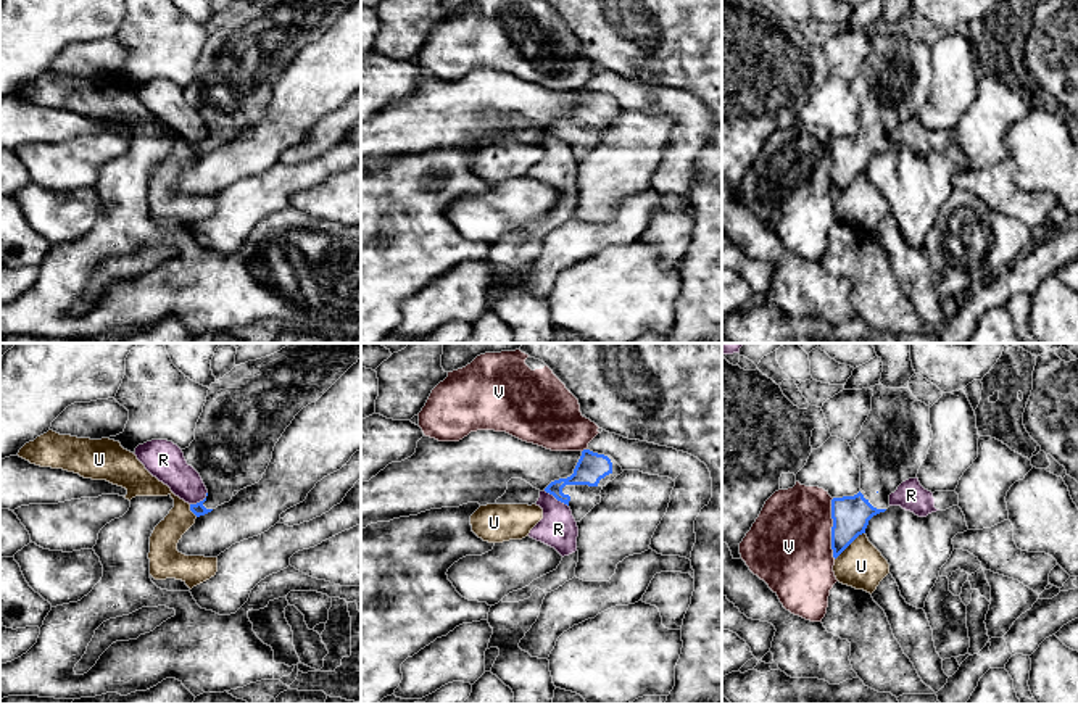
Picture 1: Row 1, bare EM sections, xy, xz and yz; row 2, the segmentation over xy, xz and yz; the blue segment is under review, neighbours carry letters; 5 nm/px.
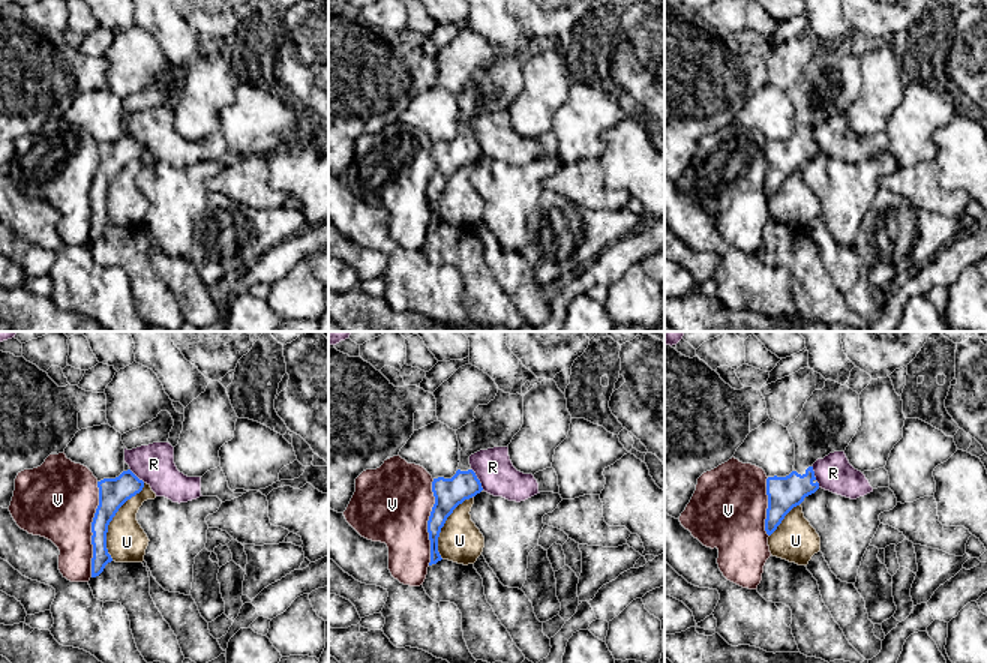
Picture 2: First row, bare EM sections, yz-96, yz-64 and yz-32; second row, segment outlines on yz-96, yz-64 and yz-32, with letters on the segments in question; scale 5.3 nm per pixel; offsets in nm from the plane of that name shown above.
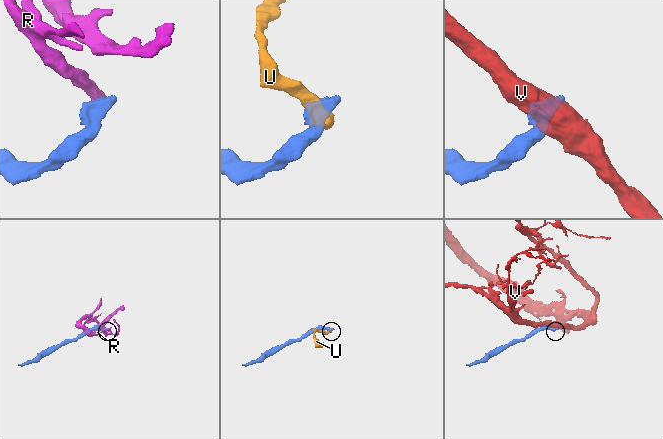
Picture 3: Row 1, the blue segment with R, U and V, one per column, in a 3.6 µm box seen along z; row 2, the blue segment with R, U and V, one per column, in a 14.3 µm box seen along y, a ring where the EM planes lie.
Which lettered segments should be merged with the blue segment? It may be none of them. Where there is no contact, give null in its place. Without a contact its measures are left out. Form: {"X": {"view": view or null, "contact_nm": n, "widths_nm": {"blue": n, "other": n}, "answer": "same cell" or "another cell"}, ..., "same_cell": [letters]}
{"R": {"view": "xz", "contact_nm": 150, "widths_nm": {"blue": 150, "other": 190}, "answer": "another cell"}, "U": {"view": "yz", "contact_nm": 200, "widths_nm": {"blue": 190, "other": 220}, "answer": "another cell"}, "V": {"view": "yz", "contact_nm": 300, "widths_nm": {"blue": 190, "other": 420}, "answer": "another cell"}, "same_cell": []}

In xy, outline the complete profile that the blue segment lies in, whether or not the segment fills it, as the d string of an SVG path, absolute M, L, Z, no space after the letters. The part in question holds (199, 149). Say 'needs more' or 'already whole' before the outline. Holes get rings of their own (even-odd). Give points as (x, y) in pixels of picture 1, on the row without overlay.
needs more; M248 0L211 23L197 61L195 79L182 89L201 116L208 135L190 143L200 156L229 142L235 130L263 118L272 90L295 55L316 42L358 0Z

